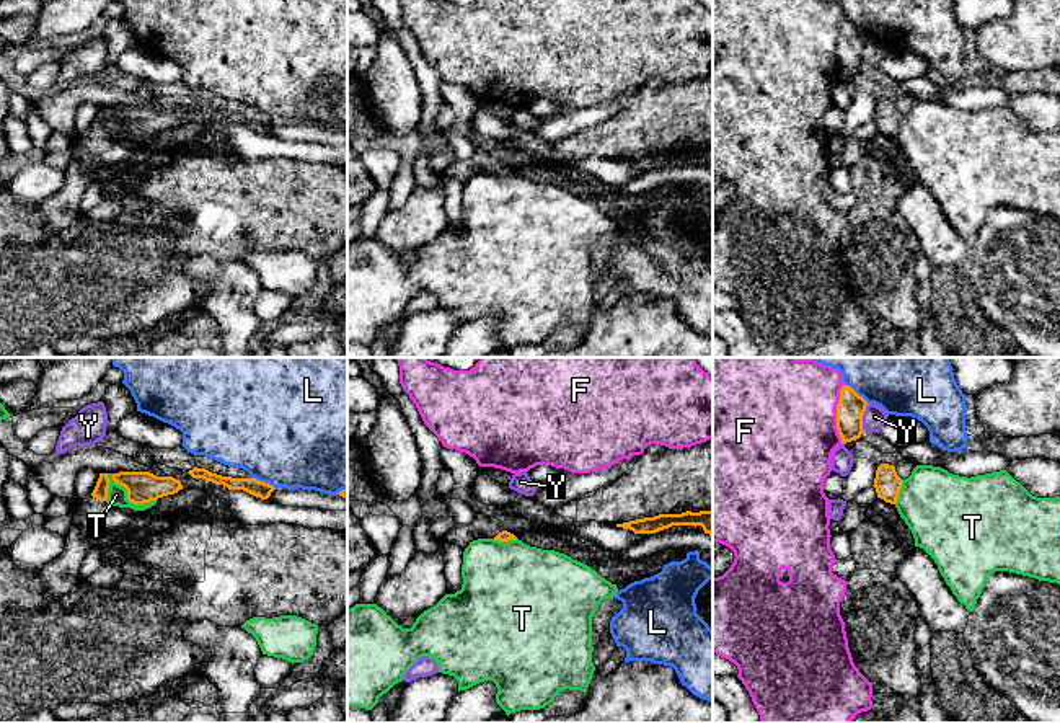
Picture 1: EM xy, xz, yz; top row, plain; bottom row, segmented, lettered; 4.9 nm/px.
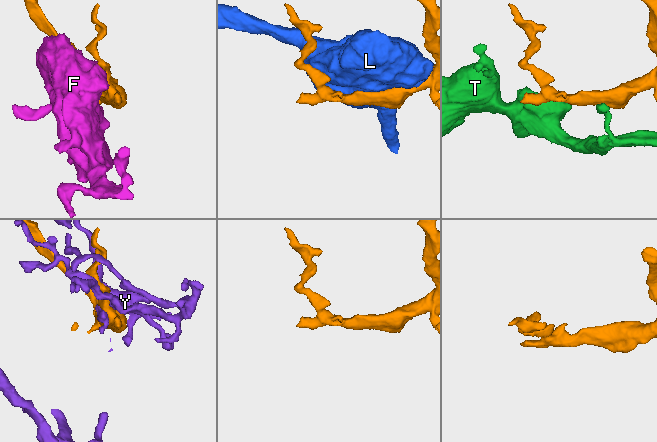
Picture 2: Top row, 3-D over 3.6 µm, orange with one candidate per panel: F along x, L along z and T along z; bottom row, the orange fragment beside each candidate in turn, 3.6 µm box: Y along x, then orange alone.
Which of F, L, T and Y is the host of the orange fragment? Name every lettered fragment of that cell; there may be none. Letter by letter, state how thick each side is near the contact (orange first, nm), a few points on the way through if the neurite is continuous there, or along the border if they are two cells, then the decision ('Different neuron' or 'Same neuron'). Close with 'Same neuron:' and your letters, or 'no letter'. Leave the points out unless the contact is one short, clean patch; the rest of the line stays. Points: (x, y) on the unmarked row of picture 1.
F: Thickness 140 nm (orange) against 500 nm. Different neuron
L: Thickness 80 nm (orange) against 500 nm. Different neuron
T: Thickness 160 nm (orange) against 100 nm. Boundary: xy (106, 108), (126, 124), (126, 131), (131, 136), (155, 136). Different neuron
Y: Thickness 140 nm (orange) against 110 nm. Different neuron
Same neuron: no letter

